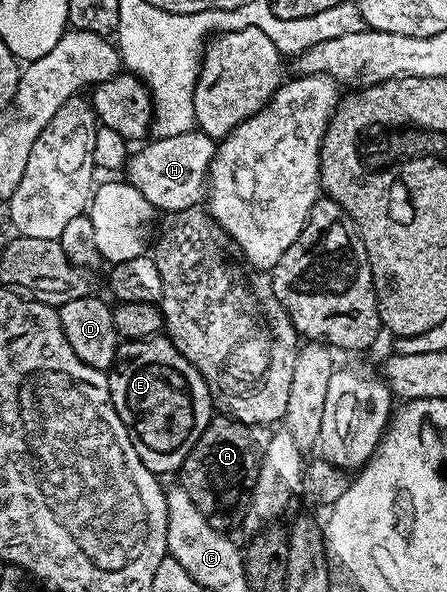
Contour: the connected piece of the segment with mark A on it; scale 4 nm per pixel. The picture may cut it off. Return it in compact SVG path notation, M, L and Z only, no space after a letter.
M227 415L213 416L206 431L202 431L198 443L194 443L190 455L186 455L184 465L178 471L178 481L190 495L190 499L194 499L194 507L202 511L210 527L228 531L231 530L231 525L239 526L243 522L244 516L248 513L248 505L252 501L252 488L256 486L260 461L264 457L272 434L273 430L267 425L247 425Z

